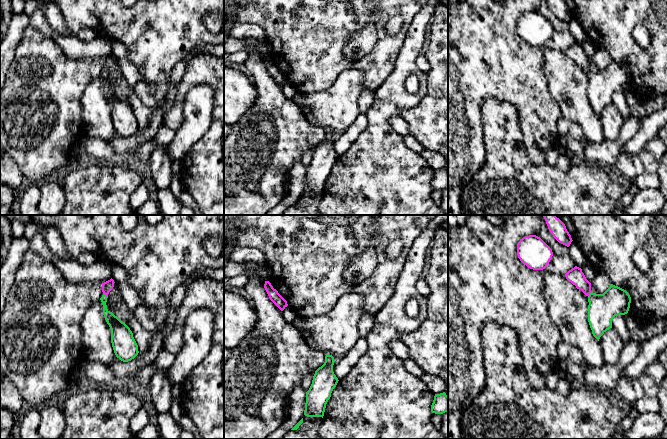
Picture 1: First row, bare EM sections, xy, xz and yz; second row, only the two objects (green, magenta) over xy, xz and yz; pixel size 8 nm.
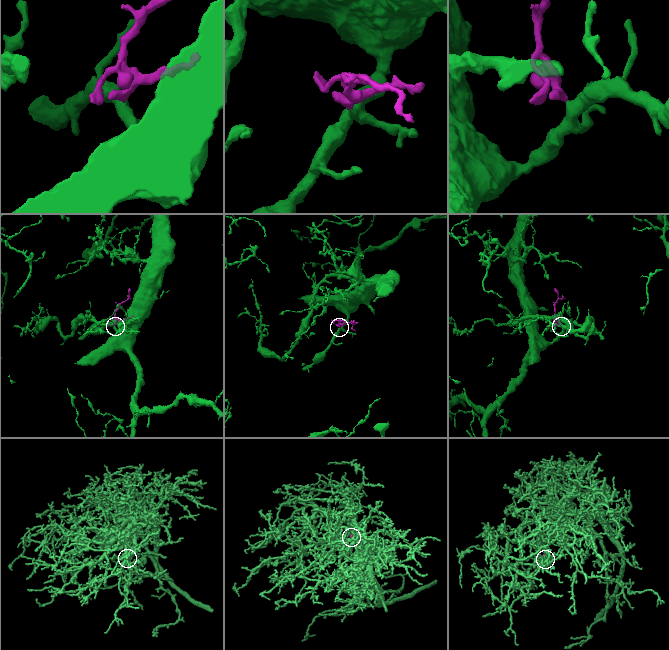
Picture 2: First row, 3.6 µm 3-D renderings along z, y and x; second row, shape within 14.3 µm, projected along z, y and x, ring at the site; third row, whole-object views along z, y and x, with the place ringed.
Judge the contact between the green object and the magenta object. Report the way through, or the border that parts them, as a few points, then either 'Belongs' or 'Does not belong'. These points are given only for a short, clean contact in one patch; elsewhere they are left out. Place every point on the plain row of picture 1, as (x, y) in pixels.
Path across: xy (115, 100), (105, 88), (105, 71), (107, 62). Belongs

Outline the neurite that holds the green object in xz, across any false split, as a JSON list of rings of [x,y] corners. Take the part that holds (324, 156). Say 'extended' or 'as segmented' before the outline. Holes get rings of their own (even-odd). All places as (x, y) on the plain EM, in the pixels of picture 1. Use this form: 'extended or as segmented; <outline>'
as segmented; [[[326,130],[324,140],[315,147],[312,160],[306,168],[305,192],[323,194],[326,180],[339,157],[333,148],[334,138],[334,133]]]

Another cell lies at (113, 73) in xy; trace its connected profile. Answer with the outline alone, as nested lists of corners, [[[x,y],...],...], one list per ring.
[[[115,63],[109,68],[106,78],[108,87],[112,88],[115,92],[117,92],[118,88],[118,84],[116,82],[116,79],[118,77],[122,77],[122,75],[119,71],[117,64]]]

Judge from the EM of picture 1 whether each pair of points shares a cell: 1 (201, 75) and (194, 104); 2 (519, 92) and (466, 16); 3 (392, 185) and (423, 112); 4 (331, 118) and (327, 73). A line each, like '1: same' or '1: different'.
1: different
2: same
3: different
4: different

